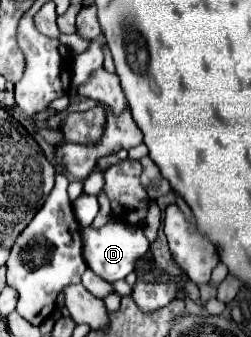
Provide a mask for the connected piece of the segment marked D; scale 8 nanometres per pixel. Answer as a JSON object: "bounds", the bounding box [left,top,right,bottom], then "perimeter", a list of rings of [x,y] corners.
{"bounds":[82,219,150,283],"perimeter":[[[110,219],[100,229],[96,229],[96,227],[82,229],[82,245],[84,245],[84,261],[86,261],[86,265],[98,277],[112,283],[112,281],[124,279],[130,271],[134,271],[136,259],[142,257],[148,251],[150,241],[146,239],[142,225],[130,225],[130,223],[124,223],[120,219]]]}

